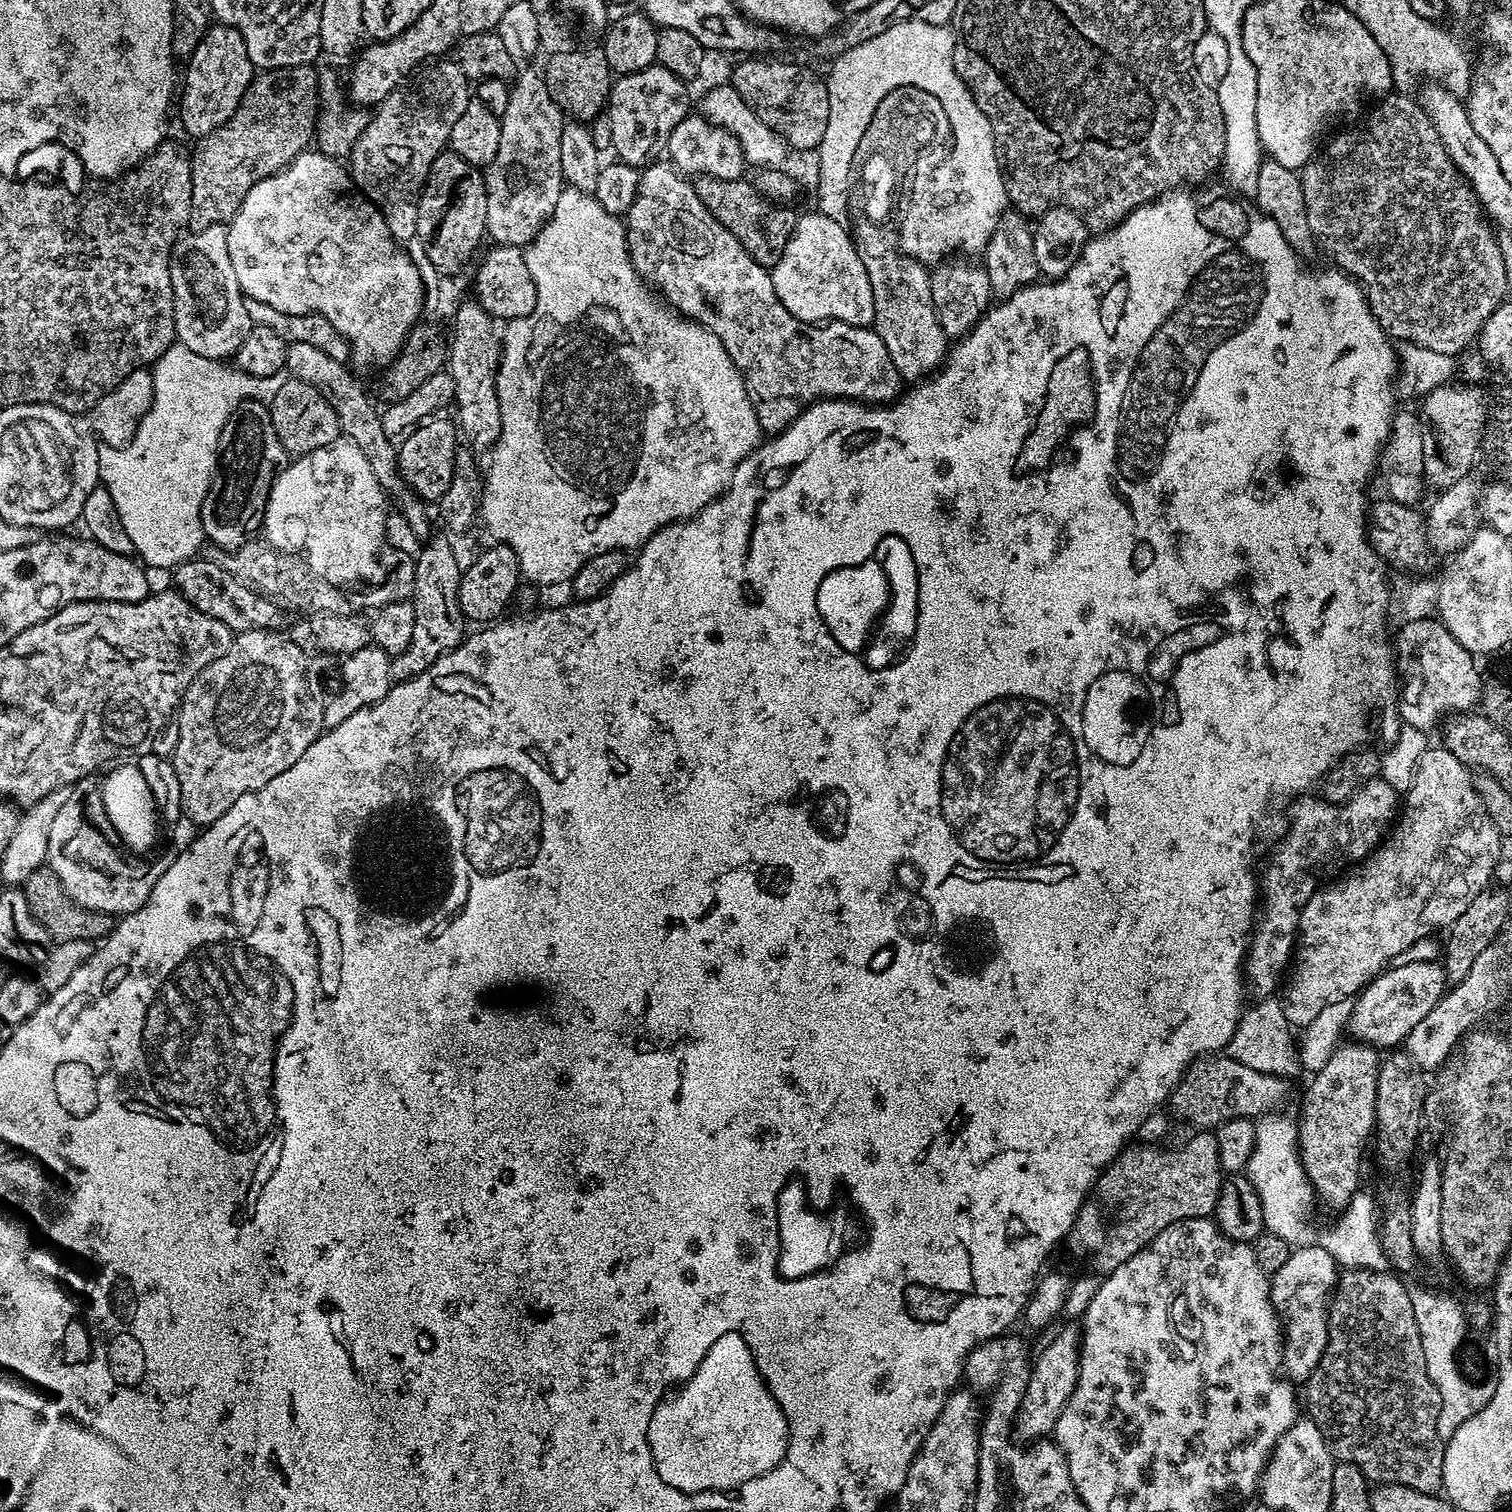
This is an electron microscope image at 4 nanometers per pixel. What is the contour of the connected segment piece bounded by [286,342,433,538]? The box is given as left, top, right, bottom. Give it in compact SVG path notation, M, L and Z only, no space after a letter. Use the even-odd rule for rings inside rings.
M291 342L287 347L287 371L295 379L310 382L310 386L317 388L322 398L326 398L326 402L334 406L334 414L338 414L340 419L341 433L347 439L354 441L362 450L362 454L366 454L370 462L370 470L374 470L374 478L378 478L380 487L385 493L396 492L397 498L400 499L400 512L404 515L409 530L416 536L431 537L433 532L432 520L428 517L429 505L405 485L404 477L400 475L397 445L386 434L384 421L378 408L376 412L371 398L356 385L356 380L352 377L353 369L343 360L330 358L330 354L326 354L326 350L318 350L318 346L309 346L306 342Z

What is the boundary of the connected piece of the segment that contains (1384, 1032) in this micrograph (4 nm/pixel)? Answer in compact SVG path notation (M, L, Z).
M1412 960L1409 964L1399 964L1372 977L1372 981L1355 997L1351 1005L1352 1017L1349 1015L1346 1020L1347 1027L1352 1027L1353 1041L1377 1050L1403 1045L1414 1026L1418 1026L1418 1022L1422 1022L1422 1018L1426 1018L1445 995L1446 977L1437 961L1435 964L1432 960Z

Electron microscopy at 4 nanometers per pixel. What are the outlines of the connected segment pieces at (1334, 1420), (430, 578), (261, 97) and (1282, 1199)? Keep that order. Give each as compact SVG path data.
M1349 1268L1339 1273L1328 1306L1326 1350L1318 1366L1314 1366L1314 1374L1303 1385L1302 1396L1308 1399L1307 1415L1318 1426L1337 1461L1353 1464L1369 1482L1377 1485L1397 1484L1434 1496L1444 1486L1445 1441L1438 1434L1442 1398L1427 1376L1411 1291L1404 1289L1397 1275L1387 1274L1368 1268Z
M447 535L429 539L415 557L416 583L414 587L414 632L404 652L391 657L390 676L393 681L411 680L424 672L428 665L452 652L466 639L466 619L459 604L459 584L462 564L456 561L456 552Z
M299 64L298 66L290 66L289 68L270 68L261 71L255 77L251 84L251 90L244 93L240 99L240 105L231 118L222 126L218 126L216 130L210 134L199 137L195 141L196 149L190 152L190 159L192 161L192 215L193 221L207 222L210 224L219 224L227 222L232 219L232 215L240 209L240 203L243 202L246 194L250 190L250 186L254 186L257 181L267 176L272 176L273 173L281 171L292 163L295 156L300 155L313 143L314 129L316 126L316 117L318 115L318 72L312 64Z
M1260 1118L1255 1121L1256 1141L1254 1142L1252 1157L1248 1159L1246 1165L1246 1175L1252 1179L1252 1188L1256 1191L1255 1199L1262 1206L1262 1218L1265 1229L1278 1238L1289 1242L1295 1241L1295 1236L1300 1236L1304 1232L1304 1220L1308 1212L1308 1206L1312 1200L1314 1202L1314 1189L1308 1182L1308 1176L1304 1173L1304 1168L1300 1165L1298 1155L1298 1128L1295 1123L1288 1120L1268 1120L1272 1118Z

